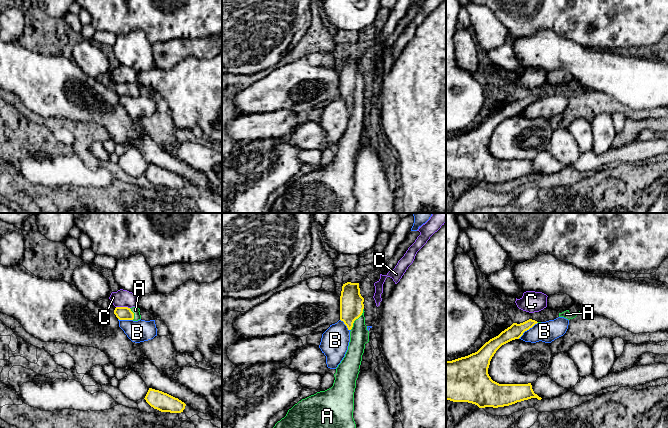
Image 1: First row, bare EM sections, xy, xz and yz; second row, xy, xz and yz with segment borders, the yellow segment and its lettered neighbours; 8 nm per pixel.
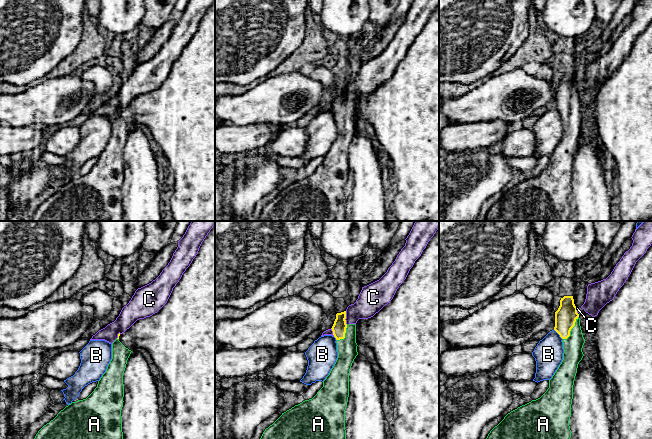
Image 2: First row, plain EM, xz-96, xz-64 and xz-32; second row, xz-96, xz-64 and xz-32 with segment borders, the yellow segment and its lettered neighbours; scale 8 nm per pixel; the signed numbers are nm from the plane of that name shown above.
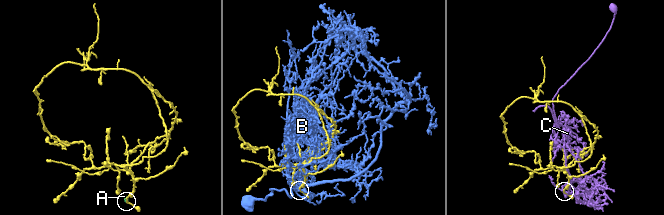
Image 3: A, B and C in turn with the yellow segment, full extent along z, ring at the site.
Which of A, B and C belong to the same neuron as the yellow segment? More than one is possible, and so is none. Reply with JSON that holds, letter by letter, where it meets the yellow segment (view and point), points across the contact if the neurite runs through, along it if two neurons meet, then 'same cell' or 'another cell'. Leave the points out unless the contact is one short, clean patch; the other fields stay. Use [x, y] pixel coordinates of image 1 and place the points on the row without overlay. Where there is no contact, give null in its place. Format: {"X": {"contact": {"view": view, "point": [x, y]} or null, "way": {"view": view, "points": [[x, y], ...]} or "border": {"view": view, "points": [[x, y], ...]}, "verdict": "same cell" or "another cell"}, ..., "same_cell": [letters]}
{"A": {"contact": {"view": "xz", "point": [356, 94]}, "way": {"view": "xz", "points": [[351, 78], [352, 90], [356, 94], [359, 111]]}, "verdict": "same cell"}, "B": {"contact": {"view": "yz", "point": [527, 105]}, "verdict": "another cell"}, "C": {"contact": {"view": "xy", "point": [123, 83]}, "border": {"view": "xy", "points": [[116, 82], [127, 82], [129, 84]]}, "verdict": "another cell"}, "same_cell": ["A"]}

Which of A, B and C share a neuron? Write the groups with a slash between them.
A / B / C

